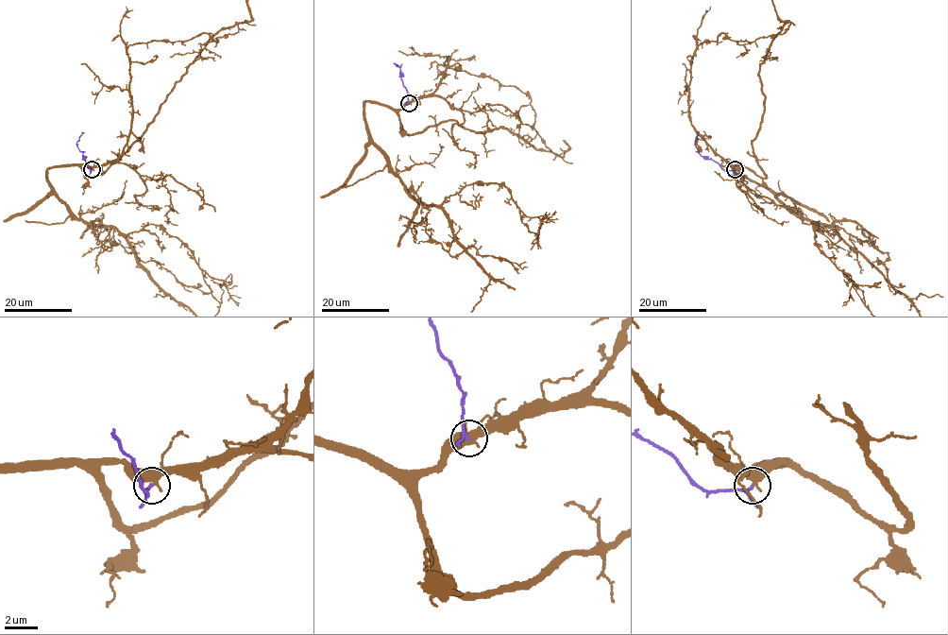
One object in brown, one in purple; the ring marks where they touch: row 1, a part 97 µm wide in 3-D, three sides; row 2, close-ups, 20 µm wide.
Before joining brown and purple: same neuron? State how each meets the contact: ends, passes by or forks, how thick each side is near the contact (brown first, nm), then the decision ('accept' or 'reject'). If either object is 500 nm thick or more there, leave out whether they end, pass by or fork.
brown forks there; purple passes by; 340 nm thick on the brown side, 140 nm on the other; accept

